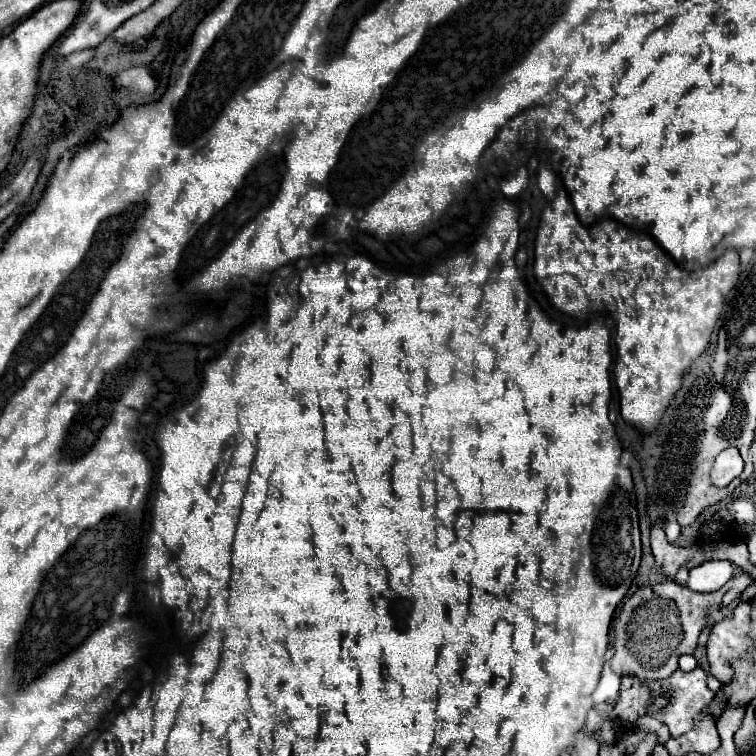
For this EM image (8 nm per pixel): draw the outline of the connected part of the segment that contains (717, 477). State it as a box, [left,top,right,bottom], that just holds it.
[710,448,744,488]

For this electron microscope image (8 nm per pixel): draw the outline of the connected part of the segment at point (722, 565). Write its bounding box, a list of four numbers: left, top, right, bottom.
[688,560,734,592]

